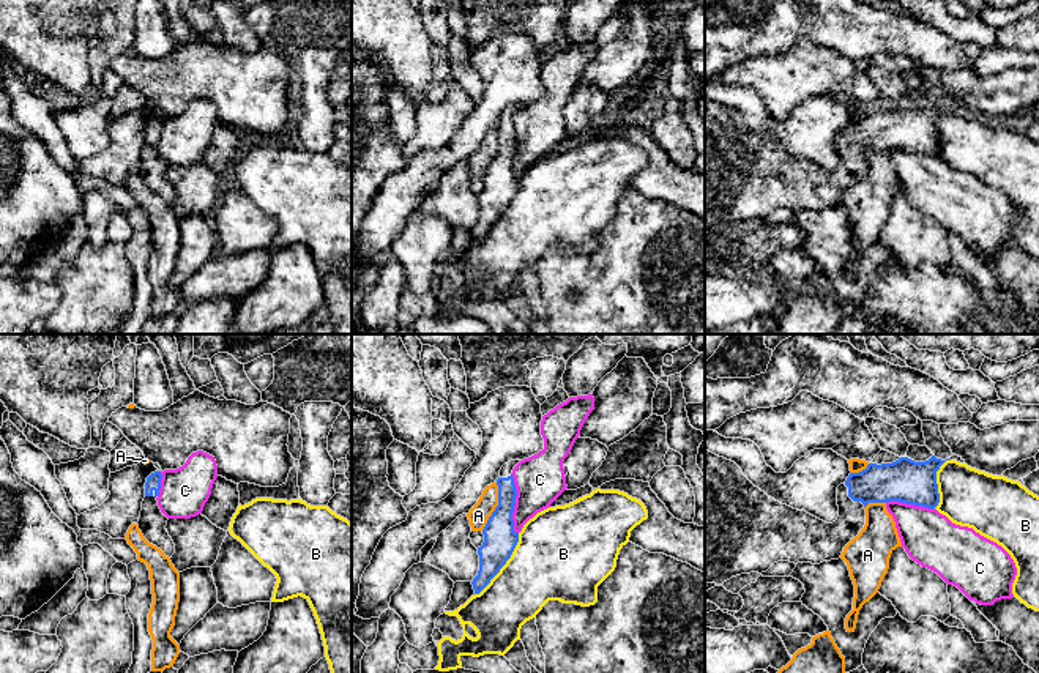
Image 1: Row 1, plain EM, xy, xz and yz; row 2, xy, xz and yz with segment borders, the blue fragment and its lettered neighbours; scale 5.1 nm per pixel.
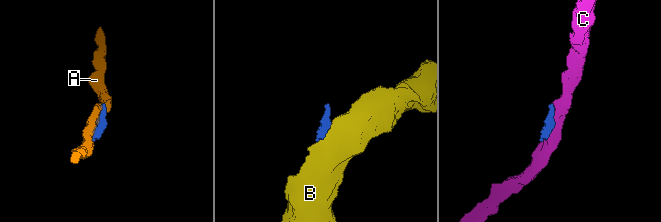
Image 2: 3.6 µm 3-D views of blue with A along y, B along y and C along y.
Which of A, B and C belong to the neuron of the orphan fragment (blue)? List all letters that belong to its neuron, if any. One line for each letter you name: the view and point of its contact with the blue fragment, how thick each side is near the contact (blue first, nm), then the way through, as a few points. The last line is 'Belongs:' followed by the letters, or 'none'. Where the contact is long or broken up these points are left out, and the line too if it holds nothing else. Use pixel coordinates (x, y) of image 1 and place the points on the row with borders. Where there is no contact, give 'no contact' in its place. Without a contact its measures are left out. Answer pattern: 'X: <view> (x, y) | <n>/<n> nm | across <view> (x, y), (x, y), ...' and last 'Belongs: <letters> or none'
Belongs: none

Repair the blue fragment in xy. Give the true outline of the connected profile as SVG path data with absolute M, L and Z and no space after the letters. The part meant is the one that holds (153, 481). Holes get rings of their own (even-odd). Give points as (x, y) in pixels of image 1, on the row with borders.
M155 471L147 478L145 498L142 501L137 525L150 544L156 545L166 556L172 558L175 553L175 544L166 530L169 519L161 512L156 500L161 490L161 479L161 471Z

